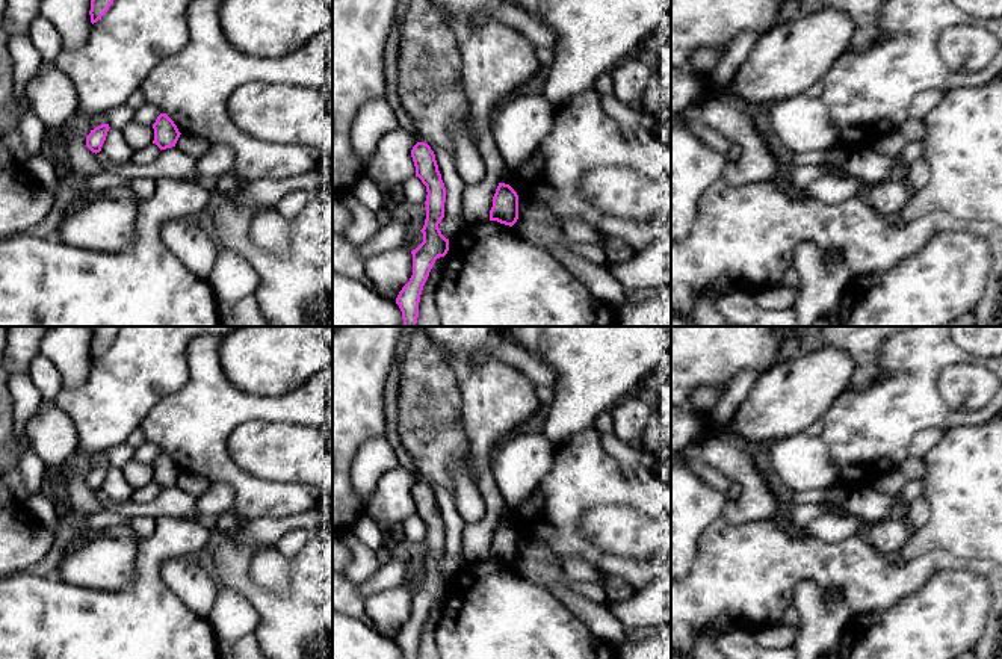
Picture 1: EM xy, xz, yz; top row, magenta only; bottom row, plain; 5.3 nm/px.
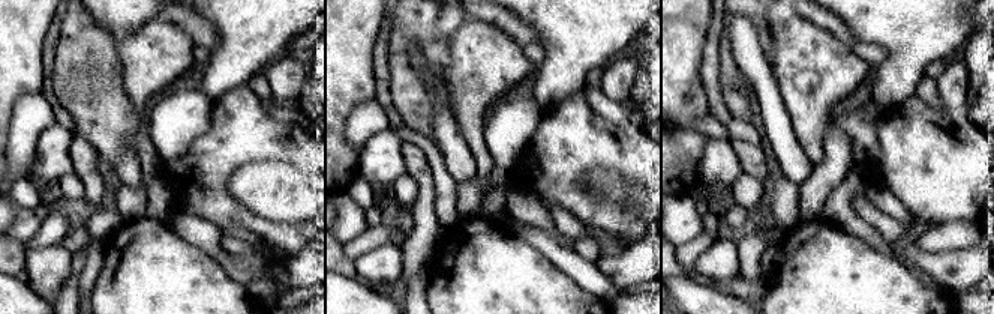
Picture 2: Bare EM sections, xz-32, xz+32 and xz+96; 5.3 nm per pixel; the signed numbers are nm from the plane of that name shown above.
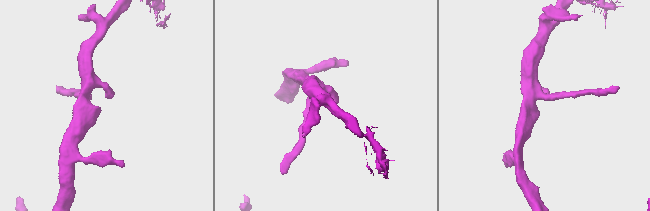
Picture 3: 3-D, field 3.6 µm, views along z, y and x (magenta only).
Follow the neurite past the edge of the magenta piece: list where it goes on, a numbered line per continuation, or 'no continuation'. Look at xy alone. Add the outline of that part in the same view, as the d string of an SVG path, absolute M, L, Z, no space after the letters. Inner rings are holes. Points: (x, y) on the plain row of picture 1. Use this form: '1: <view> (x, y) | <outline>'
no continuation

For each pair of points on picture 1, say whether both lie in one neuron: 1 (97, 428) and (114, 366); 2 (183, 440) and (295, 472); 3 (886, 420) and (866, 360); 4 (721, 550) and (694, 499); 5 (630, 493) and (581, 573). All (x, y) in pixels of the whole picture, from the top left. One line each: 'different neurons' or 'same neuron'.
1: same neuron
2: different neurons
3: different neurons
4: different neurons
5: different neurons

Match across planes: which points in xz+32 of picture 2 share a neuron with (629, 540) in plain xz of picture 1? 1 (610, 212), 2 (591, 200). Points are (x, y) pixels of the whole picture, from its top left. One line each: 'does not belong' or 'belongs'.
1: does not belong
2: does not belong

